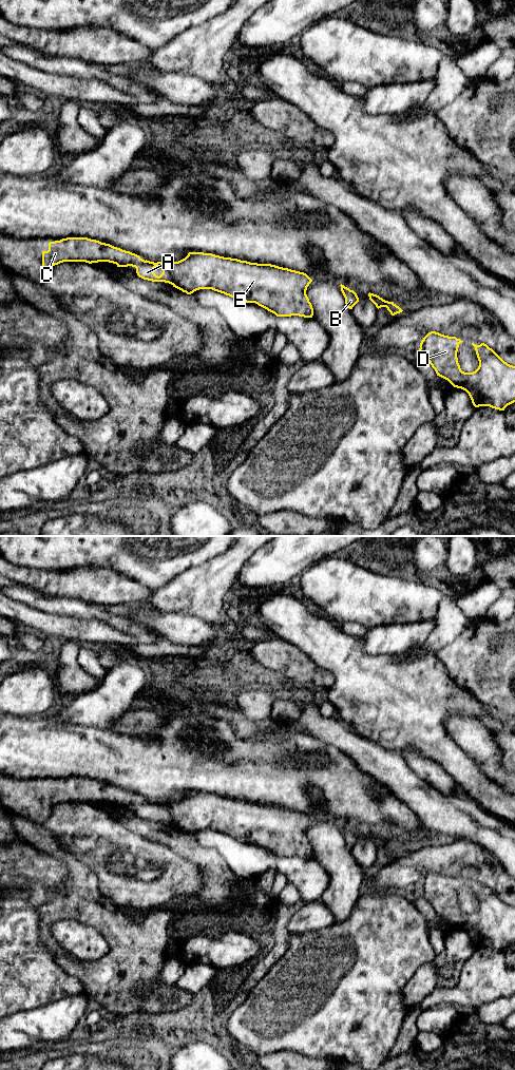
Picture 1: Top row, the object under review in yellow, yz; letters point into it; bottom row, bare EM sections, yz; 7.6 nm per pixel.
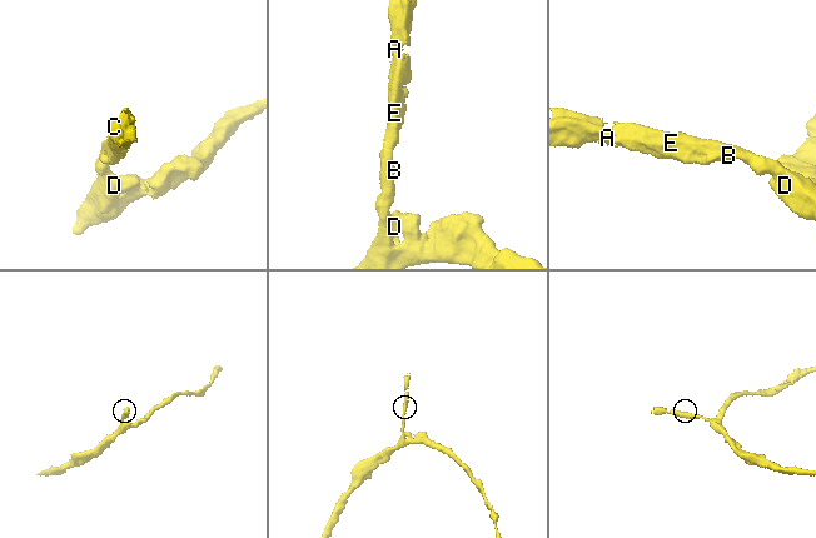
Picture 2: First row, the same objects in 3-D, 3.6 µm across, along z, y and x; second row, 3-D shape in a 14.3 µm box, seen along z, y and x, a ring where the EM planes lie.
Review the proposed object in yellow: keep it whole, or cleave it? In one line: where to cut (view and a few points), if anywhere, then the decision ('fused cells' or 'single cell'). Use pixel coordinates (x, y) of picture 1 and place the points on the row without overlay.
cut none; single cell

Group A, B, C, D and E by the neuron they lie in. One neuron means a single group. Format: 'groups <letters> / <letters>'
groups A B C D E

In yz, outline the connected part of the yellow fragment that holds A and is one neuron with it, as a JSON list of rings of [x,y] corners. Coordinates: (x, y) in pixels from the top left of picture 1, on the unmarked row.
[[[66,778],[50,782],[49,790],[42,791],[44,820],[51,816],[53,806],[63,802],[109,802],[117,807],[132,806],[139,818],[169,823],[187,835],[212,829],[242,842],[255,843],[276,857],[313,856],[306,835],[312,820],[304,813],[271,804],[204,792],[189,792],[178,802],[154,803],[96,780]]]

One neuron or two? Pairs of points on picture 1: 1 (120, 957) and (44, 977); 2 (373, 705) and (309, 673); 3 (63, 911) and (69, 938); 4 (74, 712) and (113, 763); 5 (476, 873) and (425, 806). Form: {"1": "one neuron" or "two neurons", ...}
{"1": "two neurons", "2": "two neurons", "3": "two neurons", "4": "two neurons", "5": "two neurons"}

